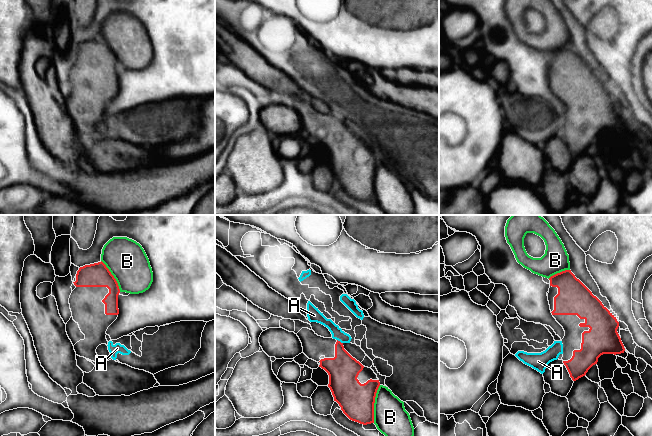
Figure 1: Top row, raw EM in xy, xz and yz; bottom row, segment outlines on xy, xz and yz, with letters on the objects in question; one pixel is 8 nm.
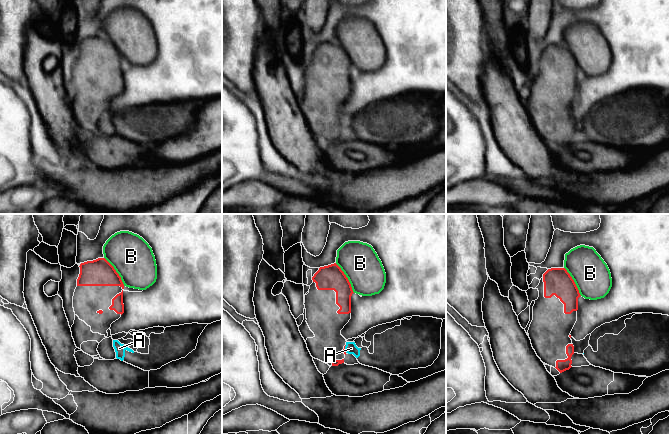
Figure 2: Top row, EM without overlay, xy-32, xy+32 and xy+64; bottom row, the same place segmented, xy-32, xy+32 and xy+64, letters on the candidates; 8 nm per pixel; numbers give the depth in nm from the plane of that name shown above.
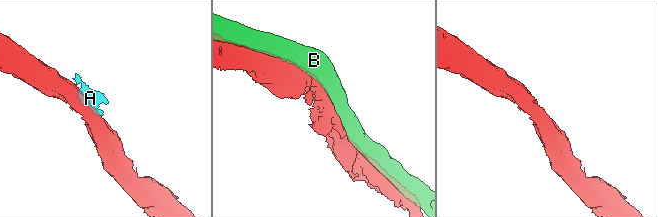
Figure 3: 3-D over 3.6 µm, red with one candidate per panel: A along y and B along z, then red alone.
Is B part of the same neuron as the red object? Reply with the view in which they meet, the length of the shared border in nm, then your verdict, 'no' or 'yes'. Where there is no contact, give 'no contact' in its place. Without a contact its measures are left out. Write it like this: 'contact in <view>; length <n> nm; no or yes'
contact in xz; length 300 nm; no

